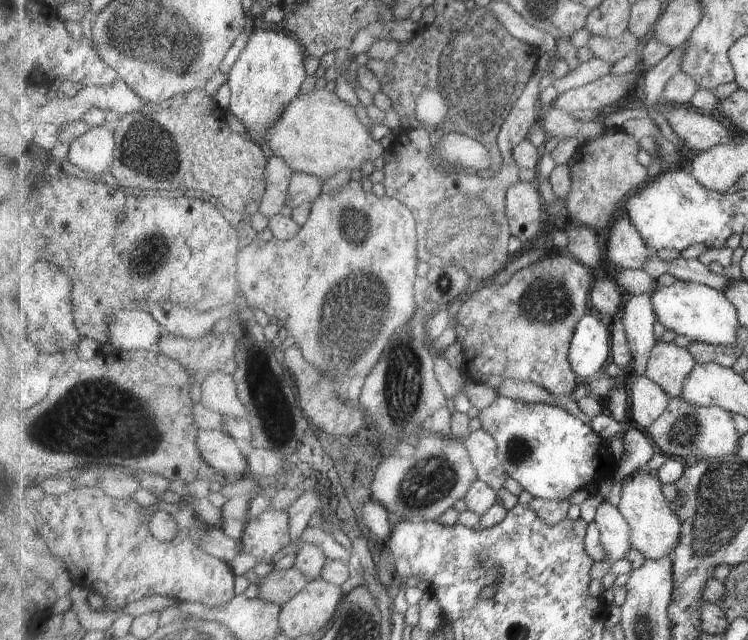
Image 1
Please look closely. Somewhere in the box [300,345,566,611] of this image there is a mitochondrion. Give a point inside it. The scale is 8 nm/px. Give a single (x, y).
(433, 478)

